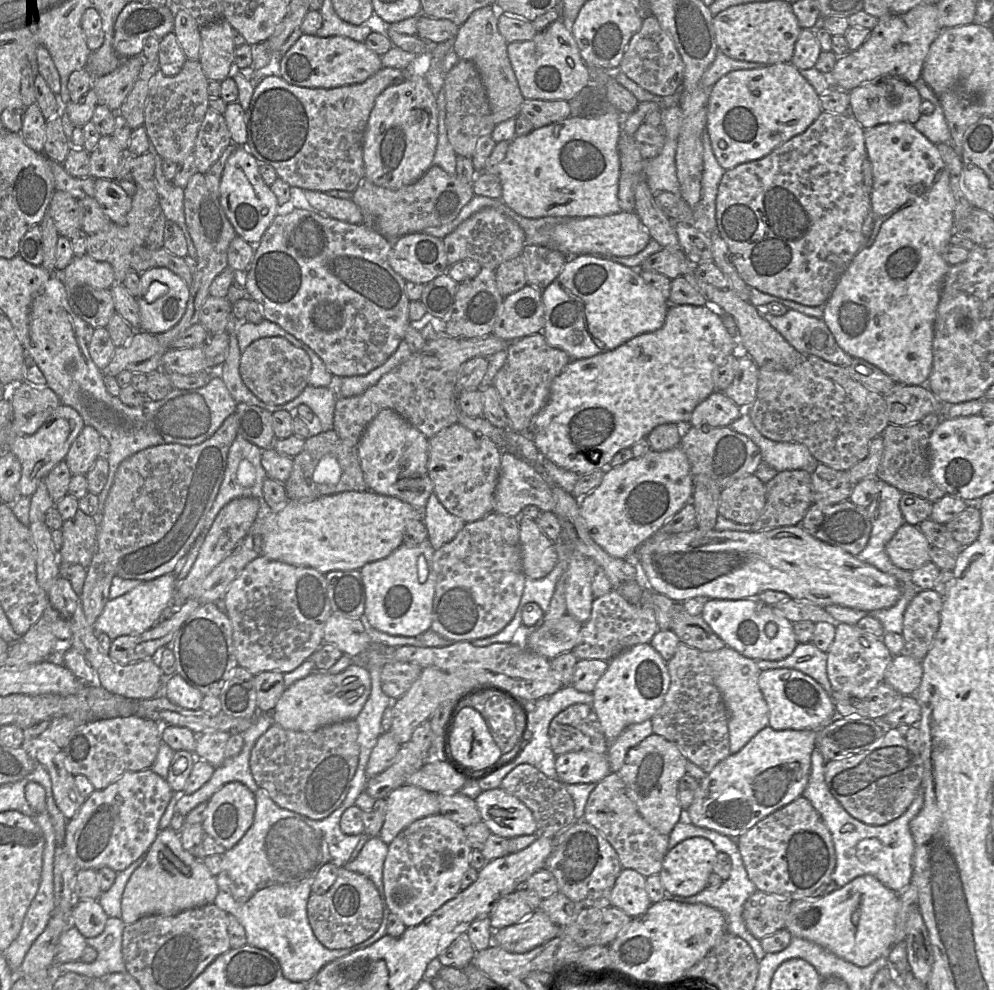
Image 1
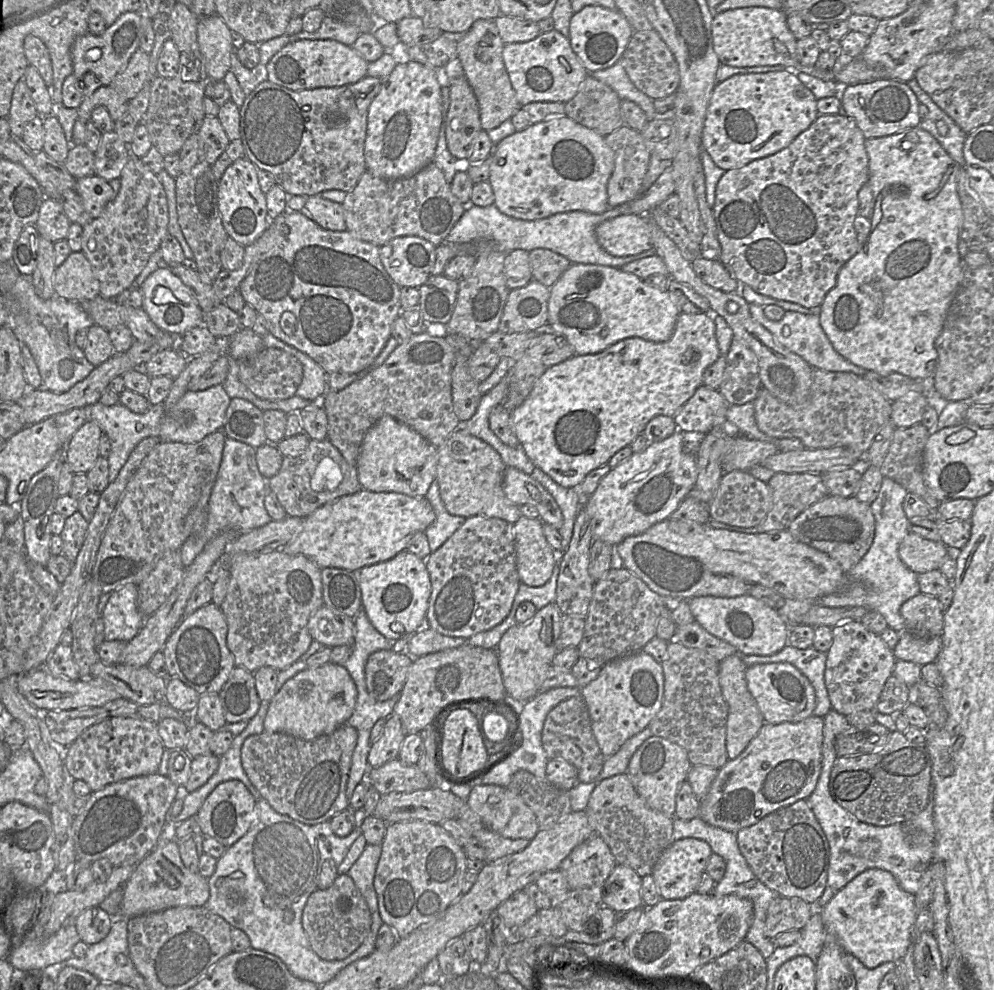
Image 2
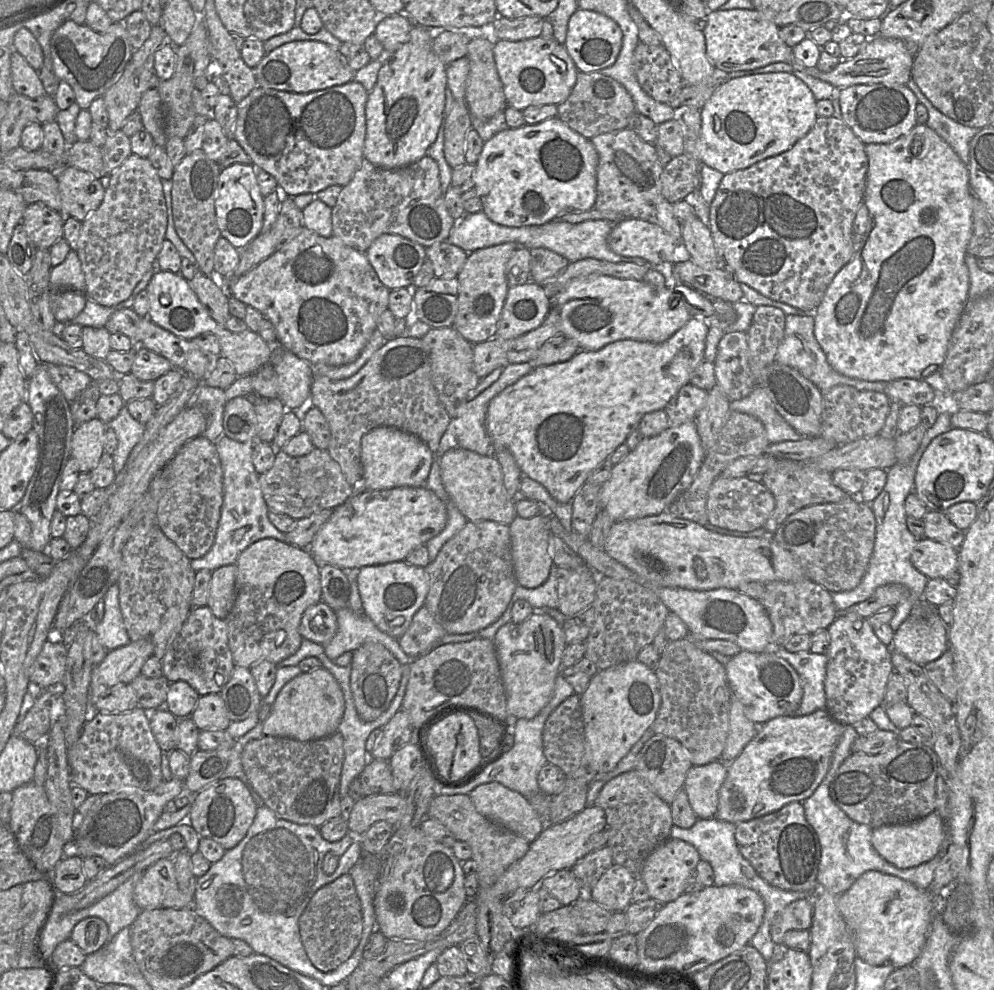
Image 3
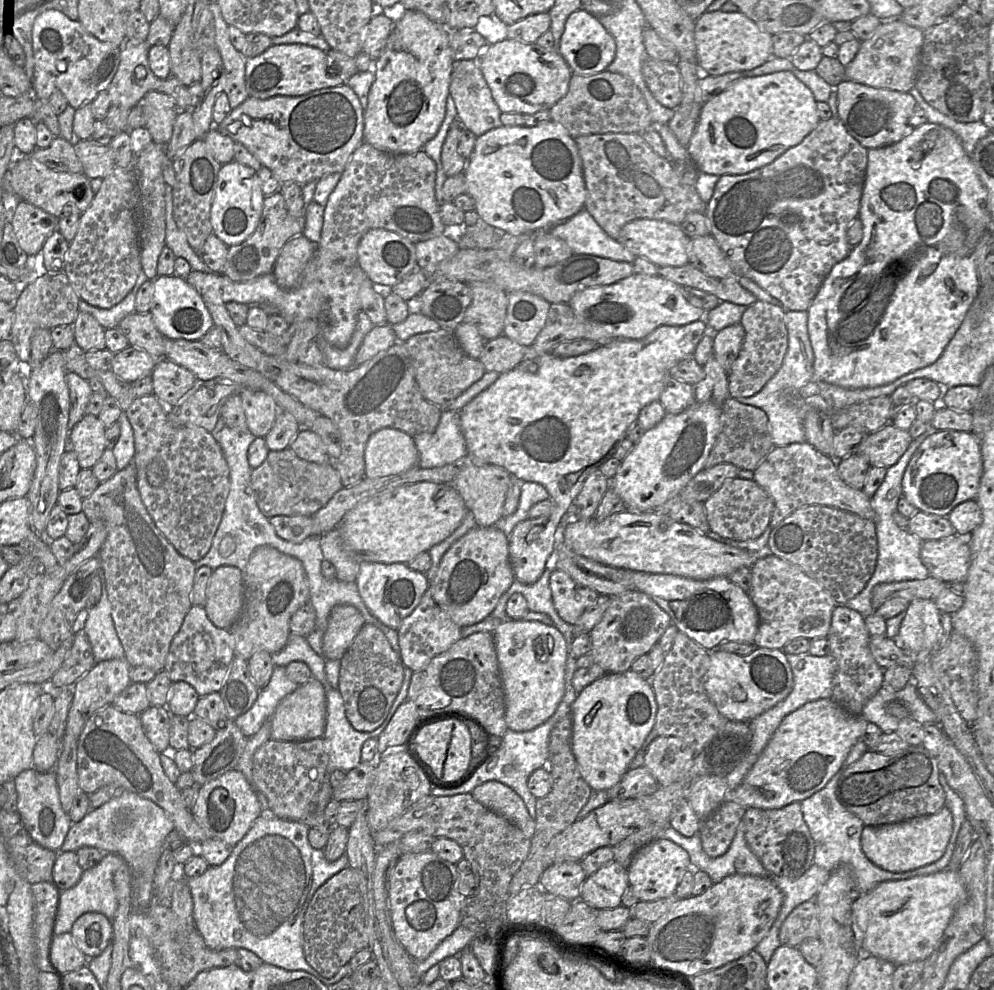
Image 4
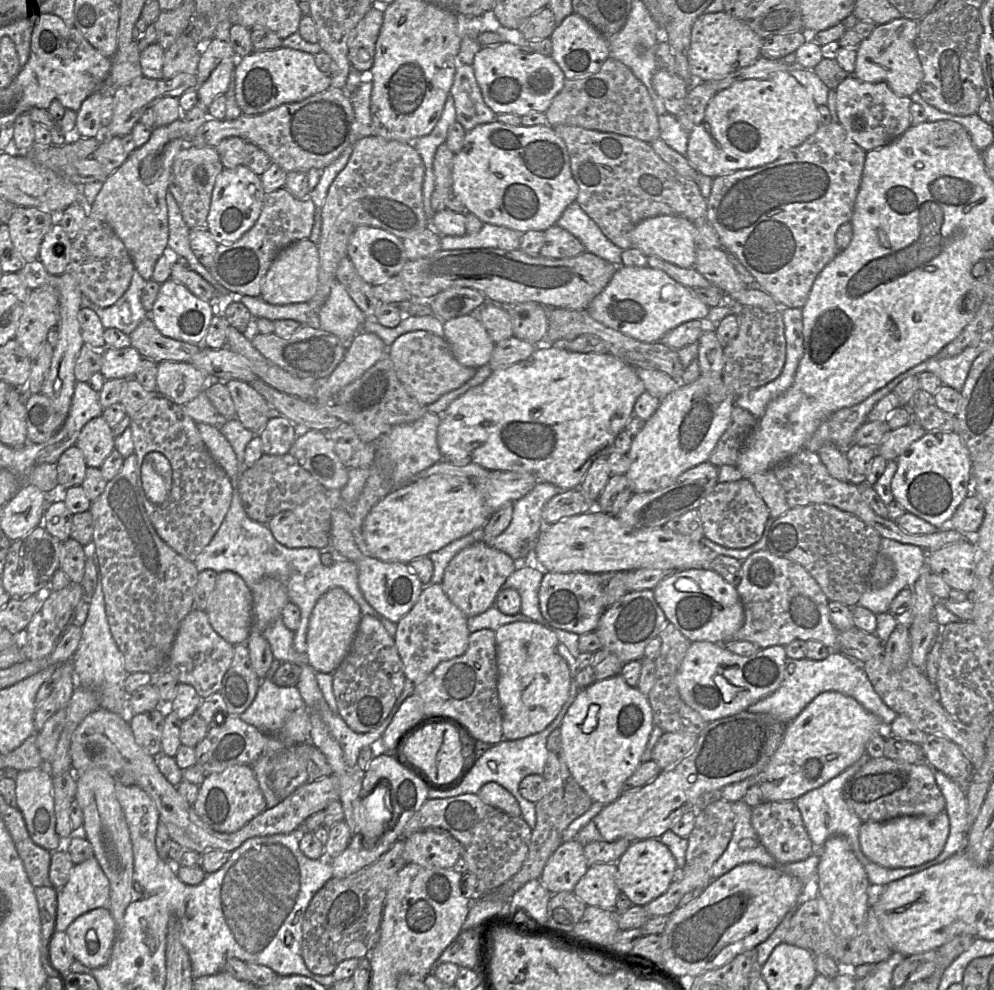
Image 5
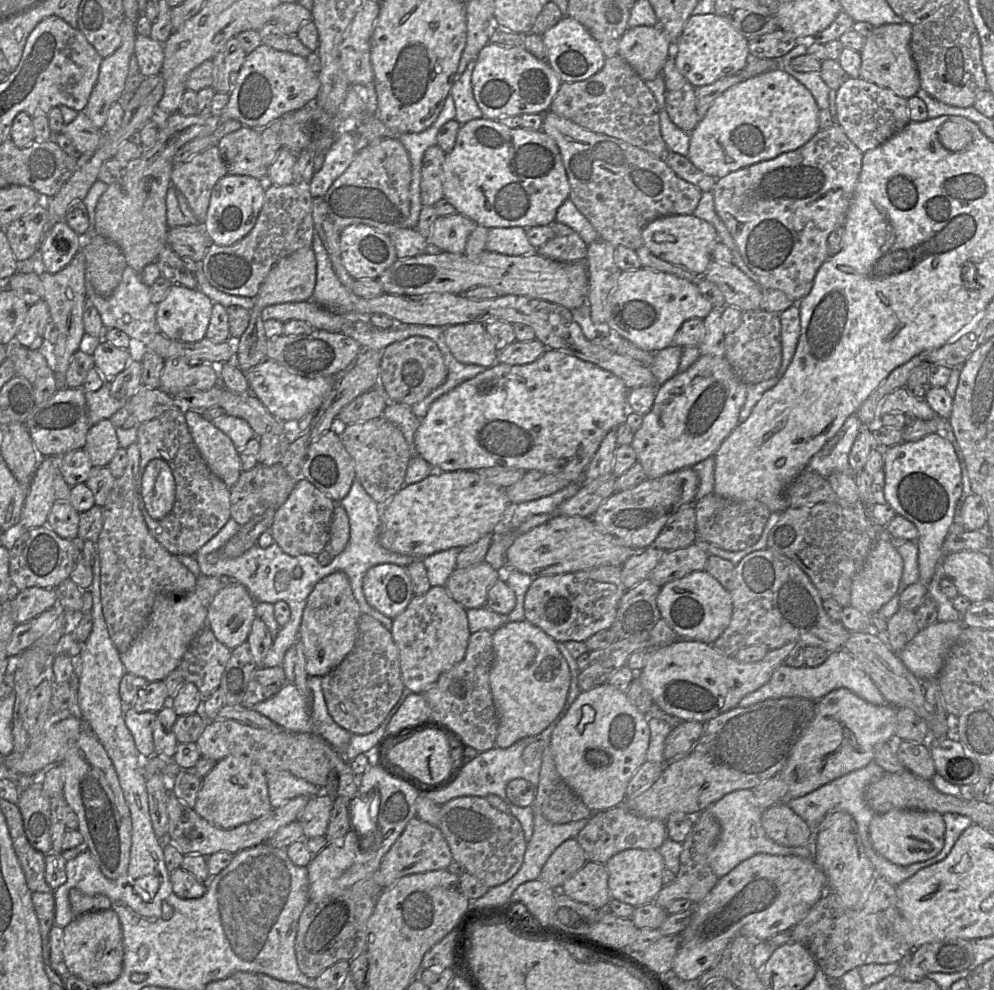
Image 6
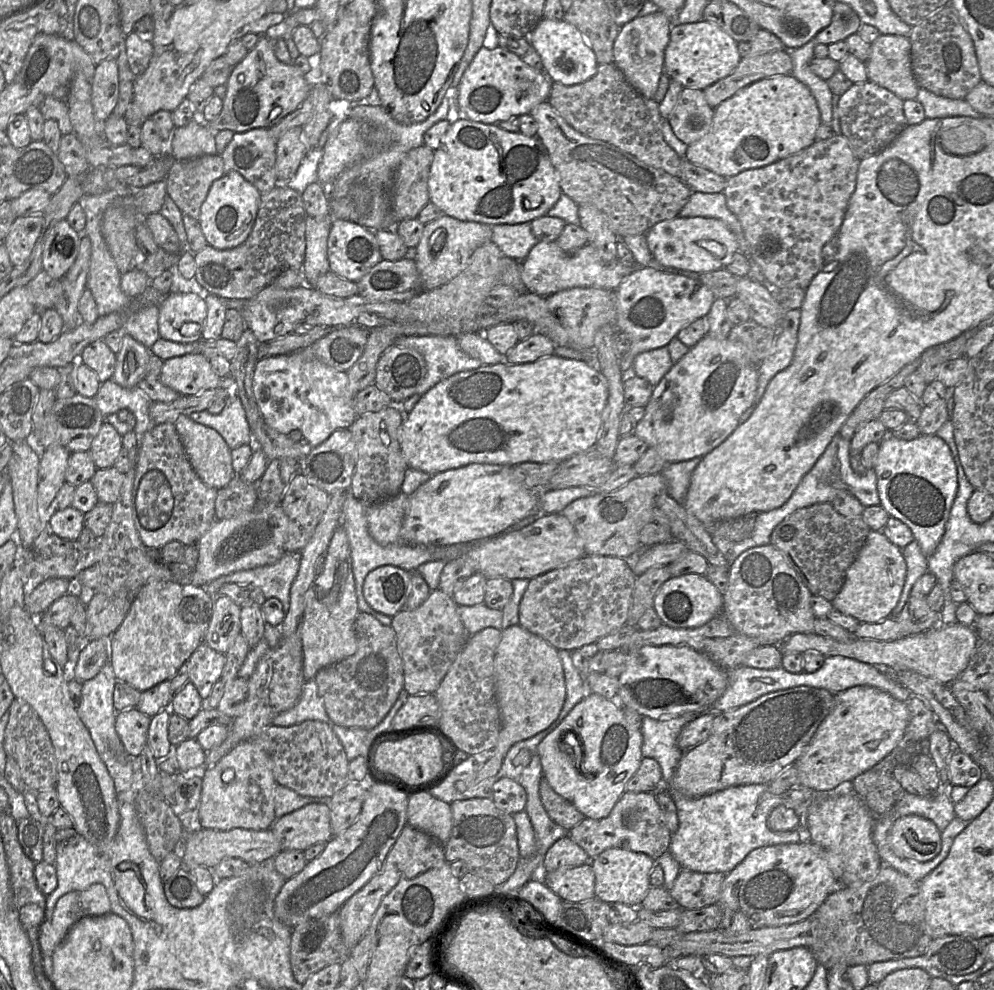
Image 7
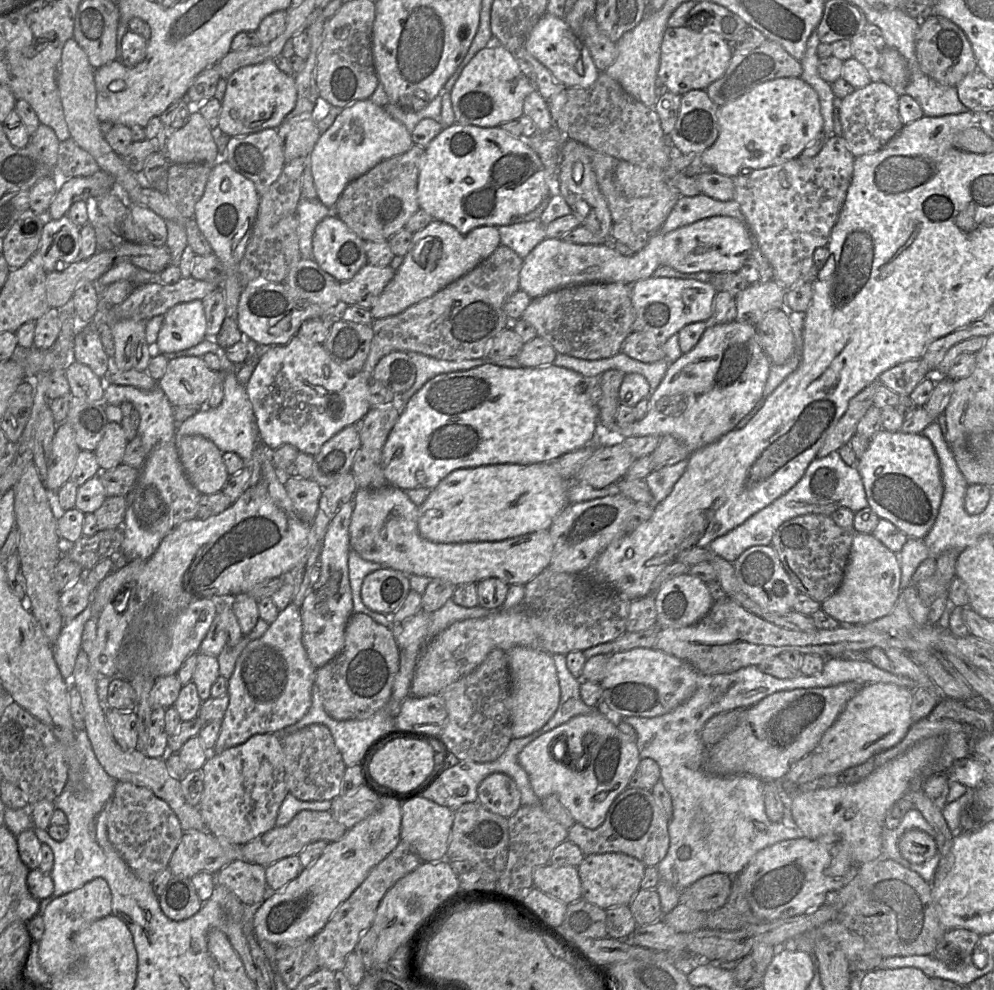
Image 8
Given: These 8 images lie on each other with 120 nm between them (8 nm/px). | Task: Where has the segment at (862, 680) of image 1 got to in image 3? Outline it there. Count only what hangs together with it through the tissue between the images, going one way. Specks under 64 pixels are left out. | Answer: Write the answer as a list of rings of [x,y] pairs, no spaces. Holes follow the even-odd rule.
[[[840,613],[827,628],[829,647],[825,678],[826,710],[836,721],[853,725],[883,704],[887,681],[894,670],[891,662],[891,647],[884,645],[875,635],[867,619],[856,613]]]

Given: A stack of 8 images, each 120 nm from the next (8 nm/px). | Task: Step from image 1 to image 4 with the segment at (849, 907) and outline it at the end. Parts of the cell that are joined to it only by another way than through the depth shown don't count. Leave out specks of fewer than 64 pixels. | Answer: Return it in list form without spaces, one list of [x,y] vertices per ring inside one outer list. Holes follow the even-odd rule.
[[[945,869],[937,873],[904,880],[889,880],[861,893],[852,904],[853,918],[863,932],[863,955],[873,955],[895,965],[925,961],[934,951],[957,907],[966,899],[965,887],[958,871]]]

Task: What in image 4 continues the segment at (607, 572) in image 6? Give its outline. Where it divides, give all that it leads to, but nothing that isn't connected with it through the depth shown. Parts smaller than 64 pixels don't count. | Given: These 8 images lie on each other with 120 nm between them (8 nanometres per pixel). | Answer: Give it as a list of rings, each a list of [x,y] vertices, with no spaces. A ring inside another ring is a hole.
[[[558,568],[551,573],[550,588],[556,611],[570,625],[574,625],[599,596],[595,590],[576,582]]]

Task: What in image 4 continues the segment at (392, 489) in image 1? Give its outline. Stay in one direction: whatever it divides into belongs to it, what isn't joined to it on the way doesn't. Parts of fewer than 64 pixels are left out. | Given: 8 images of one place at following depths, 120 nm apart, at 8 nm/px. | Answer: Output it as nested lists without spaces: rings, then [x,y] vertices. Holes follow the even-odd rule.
[[[397,429],[373,433],[365,447],[365,478],[378,479],[404,474],[418,465],[413,436]]]

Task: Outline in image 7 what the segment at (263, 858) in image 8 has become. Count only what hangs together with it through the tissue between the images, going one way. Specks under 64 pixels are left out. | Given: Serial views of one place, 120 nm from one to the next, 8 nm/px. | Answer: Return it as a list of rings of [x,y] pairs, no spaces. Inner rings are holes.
[[[310,803],[278,818],[271,826],[282,850],[304,851],[316,843],[327,843],[332,837],[330,807]]]

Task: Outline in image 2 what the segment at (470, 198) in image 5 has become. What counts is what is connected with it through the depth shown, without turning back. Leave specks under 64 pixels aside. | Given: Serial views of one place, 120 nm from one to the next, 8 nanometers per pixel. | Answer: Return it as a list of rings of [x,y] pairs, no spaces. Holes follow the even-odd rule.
[[[567,115],[554,116],[541,122],[530,124],[522,131],[515,131],[510,136],[495,145],[491,154],[490,176],[488,182],[494,192],[494,205],[505,215],[522,220],[538,220],[547,218],[557,213],[570,211],[586,211],[589,213],[600,214],[606,212],[610,206],[608,203],[607,184],[614,169],[615,153],[606,143],[605,136],[596,131],[585,127]]]

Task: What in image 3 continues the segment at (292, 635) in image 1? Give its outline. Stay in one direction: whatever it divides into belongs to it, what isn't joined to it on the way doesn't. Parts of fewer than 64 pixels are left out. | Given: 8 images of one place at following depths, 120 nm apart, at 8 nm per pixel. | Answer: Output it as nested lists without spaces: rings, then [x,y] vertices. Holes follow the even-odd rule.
[[[264,538],[242,551],[235,566],[235,600],[225,619],[233,662],[236,666],[248,669],[261,661],[278,664],[299,649],[303,639],[299,633],[302,615],[309,606],[321,601],[320,564],[314,560],[308,549],[301,549],[273,538]]]

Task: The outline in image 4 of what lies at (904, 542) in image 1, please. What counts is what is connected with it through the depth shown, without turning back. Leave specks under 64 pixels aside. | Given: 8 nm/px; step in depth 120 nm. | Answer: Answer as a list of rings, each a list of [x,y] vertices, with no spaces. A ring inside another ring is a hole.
[[[960,535],[922,542],[920,557],[931,576],[945,583],[966,581],[971,550]]]

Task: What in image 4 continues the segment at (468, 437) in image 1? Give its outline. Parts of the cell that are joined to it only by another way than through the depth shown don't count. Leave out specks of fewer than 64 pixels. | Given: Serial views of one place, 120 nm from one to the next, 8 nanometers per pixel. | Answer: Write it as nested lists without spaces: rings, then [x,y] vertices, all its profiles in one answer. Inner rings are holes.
[[[467,459],[455,464],[459,464],[459,472],[453,481],[453,486],[462,497],[468,513],[473,515],[478,526],[495,526],[502,517],[505,497],[514,478],[496,465],[476,465]]]

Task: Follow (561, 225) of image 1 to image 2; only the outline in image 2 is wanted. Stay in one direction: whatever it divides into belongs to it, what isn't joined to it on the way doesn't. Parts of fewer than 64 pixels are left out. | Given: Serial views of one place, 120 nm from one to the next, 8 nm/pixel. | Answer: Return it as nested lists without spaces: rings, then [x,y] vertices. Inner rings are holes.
[[[619,215],[601,222],[595,233],[601,247],[616,257],[653,249],[649,215]]]

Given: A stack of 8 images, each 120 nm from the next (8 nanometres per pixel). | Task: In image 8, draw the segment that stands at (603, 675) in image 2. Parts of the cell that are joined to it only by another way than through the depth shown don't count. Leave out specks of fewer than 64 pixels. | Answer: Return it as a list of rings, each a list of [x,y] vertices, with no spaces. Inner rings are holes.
[[[597,709],[587,715],[575,716],[540,735],[527,744],[518,755],[518,762],[527,773],[531,787],[539,800],[555,795],[562,806],[569,811],[575,823],[589,829],[596,829],[604,822],[613,801],[628,787],[640,759],[636,741],[619,731],[617,725]]]

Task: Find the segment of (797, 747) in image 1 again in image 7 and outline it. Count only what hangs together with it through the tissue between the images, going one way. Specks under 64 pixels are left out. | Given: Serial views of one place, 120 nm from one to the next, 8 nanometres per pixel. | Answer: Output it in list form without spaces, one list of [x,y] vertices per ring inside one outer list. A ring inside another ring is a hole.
[[[859,685],[836,693],[833,709],[820,723],[802,755],[792,764],[798,770],[799,786],[816,791],[831,791],[844,782],[851,782],[905,743],[908,721],[906,702],[897,700],[881,689]]]

